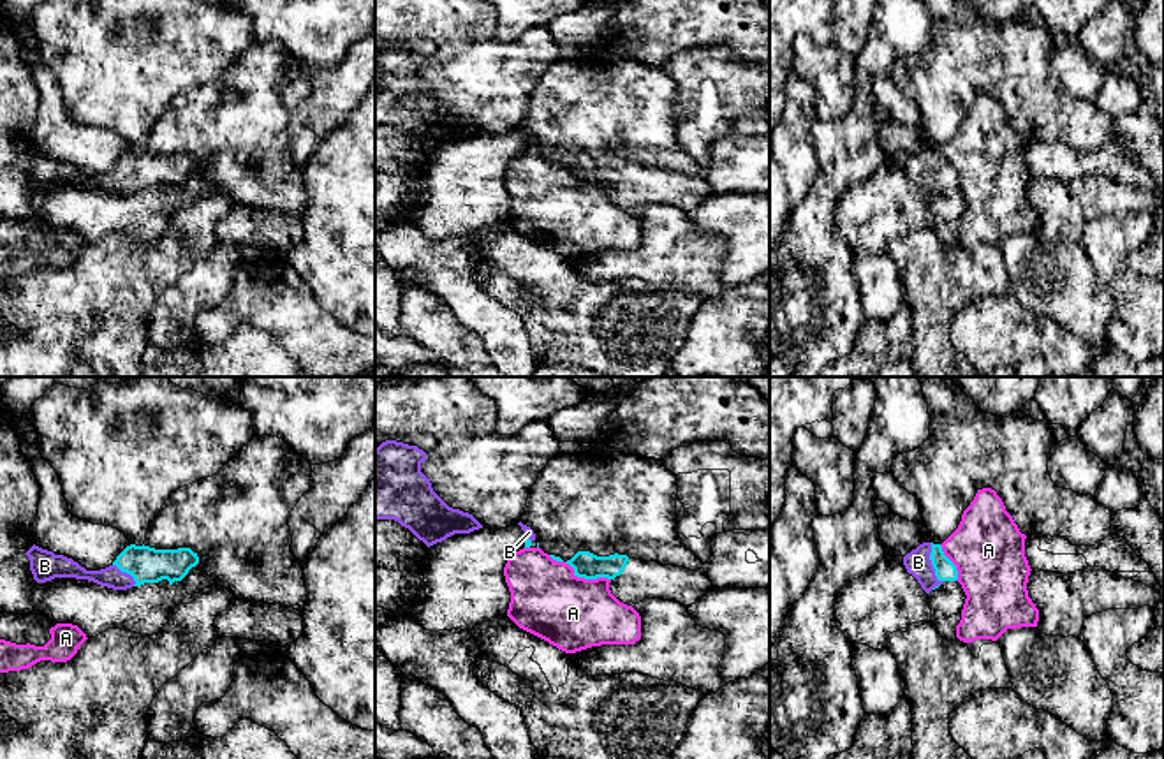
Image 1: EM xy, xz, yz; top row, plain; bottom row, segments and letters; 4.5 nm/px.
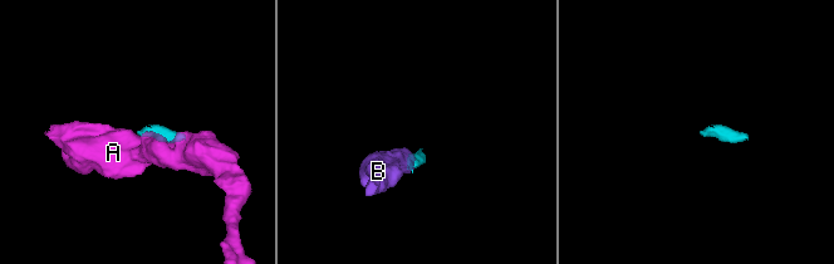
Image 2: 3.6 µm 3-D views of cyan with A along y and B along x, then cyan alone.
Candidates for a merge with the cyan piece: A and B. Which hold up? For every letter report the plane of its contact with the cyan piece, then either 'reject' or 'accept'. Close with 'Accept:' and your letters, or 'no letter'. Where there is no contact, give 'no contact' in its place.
A: xz | reject
B: yz | accept
Accept: B

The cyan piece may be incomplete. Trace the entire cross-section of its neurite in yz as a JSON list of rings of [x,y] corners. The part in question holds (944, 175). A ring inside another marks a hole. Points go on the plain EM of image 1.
[[[923,148],[903,162],[903,171],[921,194],[930,199],[944,187],[956,187],[956,171],[944,160],[940,150]]]

